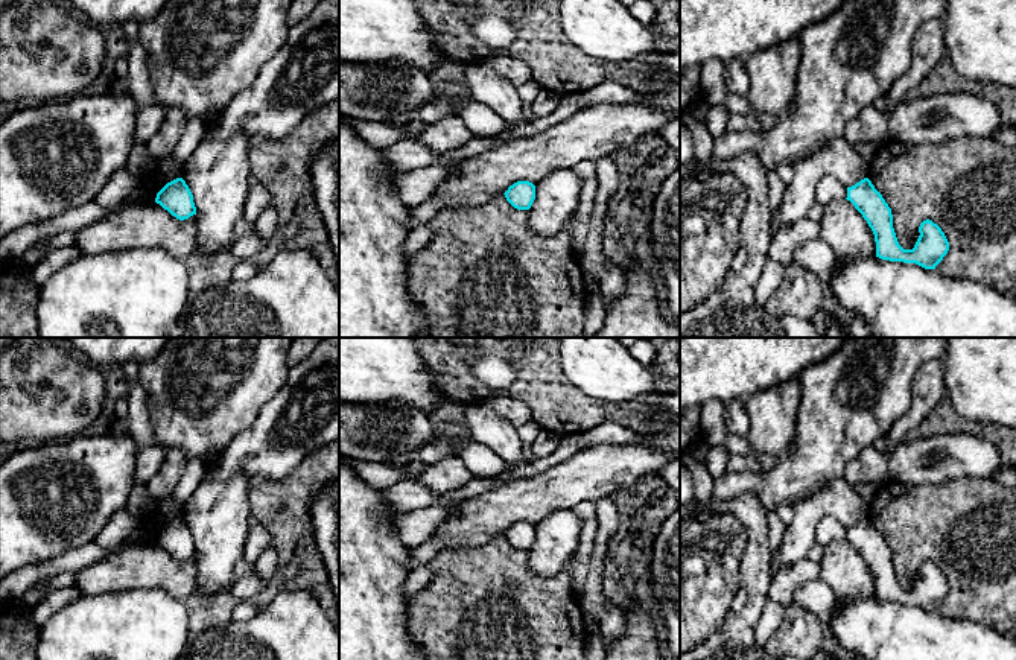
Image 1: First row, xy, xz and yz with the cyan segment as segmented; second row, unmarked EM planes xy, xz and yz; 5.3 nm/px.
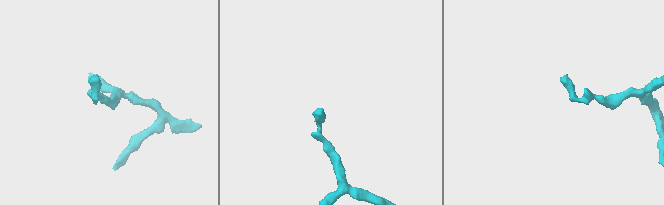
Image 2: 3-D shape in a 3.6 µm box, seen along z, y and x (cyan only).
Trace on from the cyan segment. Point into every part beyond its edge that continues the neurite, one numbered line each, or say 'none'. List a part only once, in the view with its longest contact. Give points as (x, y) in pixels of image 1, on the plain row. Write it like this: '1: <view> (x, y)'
none

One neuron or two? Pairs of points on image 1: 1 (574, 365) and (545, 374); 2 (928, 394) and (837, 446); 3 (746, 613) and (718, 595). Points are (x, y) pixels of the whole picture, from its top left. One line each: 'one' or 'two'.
1: two
2: two
3: two

